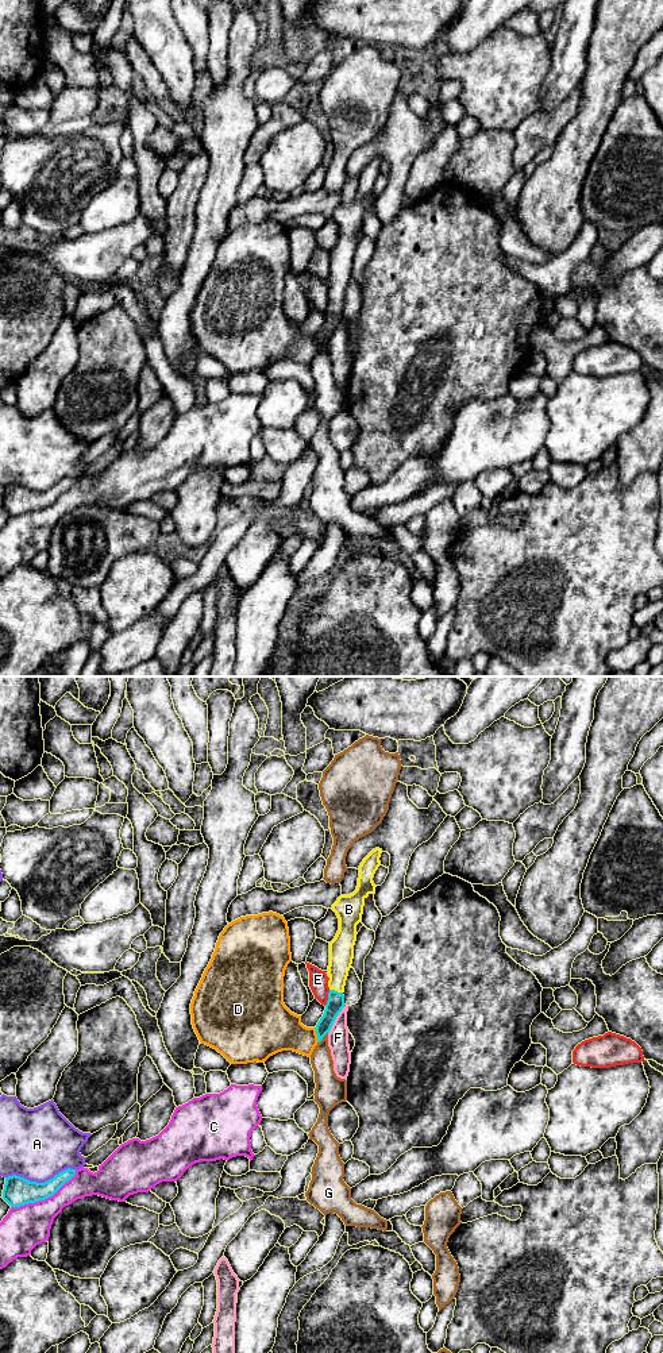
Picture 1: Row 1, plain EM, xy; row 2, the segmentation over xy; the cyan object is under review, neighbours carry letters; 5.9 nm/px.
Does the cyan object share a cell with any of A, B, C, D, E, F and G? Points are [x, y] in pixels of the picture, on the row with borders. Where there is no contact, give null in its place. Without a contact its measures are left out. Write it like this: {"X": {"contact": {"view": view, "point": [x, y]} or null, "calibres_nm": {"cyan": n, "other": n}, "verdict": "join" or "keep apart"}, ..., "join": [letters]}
{"A": {"contact": {"view": "xy", "point": [41, 1183]}, "calibres_nm": {"cyan": 180, "other": 440}, "verdict": "keep apart"}, "B": {"contact": {"view": "xy", "point": [336, 991]}, "calibres_nm": {"cyan": 100, "other": 140}, "verdict": "join"}, "C": {"contact": {"view": "xy", "point": [43, 1199]}, "calibres_nm": {"cyan": 180, "other": 260}, "verdict": "keep apart"}, "D": {"contact": {"view": "xy", "point": [316, 1033]}, "calibres_nm": {"cyan": 100, "other": 280}, "verdict": "keep apart"}, "E": {"contact": {"view": "xy", "point": [328, 998]}, "calibres_nm": {"cyan": 100, "other": 110}, "verdict": "keep apart"}, "F": {"contact": {"view": "xy", "point": [335, 1018]}, "calibres_nm": {"cyan": 100, "other": 130}, "verdict": "keep apart"}, "G": {"contact": {"view": "xy", "point": [323, 1036]}, "calibres_nm": {"cyan": 100, "other": 130}, "verdict": "keep apart"}, "join": ["B"]}

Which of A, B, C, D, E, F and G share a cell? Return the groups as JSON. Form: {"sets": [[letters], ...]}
{"sets": [["A"], ["B"], ["C"], ["D"], ["E"], ["F"], ["G"]]}

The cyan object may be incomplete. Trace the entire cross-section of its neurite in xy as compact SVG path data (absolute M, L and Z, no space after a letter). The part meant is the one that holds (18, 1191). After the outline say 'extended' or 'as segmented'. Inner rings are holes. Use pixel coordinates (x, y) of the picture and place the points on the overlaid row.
M65 1169L45 1183L30 1182L12 1175L5 1177L3 1199L11 1207L20 1207L53 1196L66 1182L76 1175L76 1169Z | as segmented

